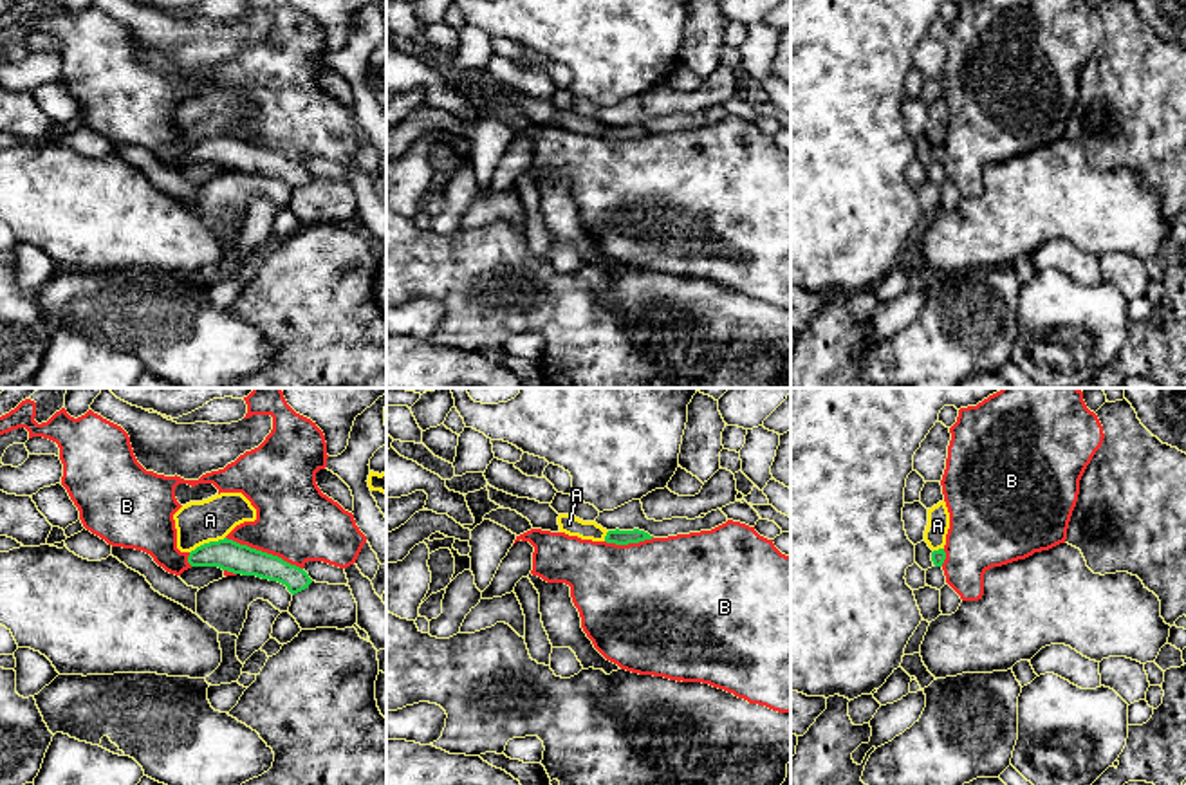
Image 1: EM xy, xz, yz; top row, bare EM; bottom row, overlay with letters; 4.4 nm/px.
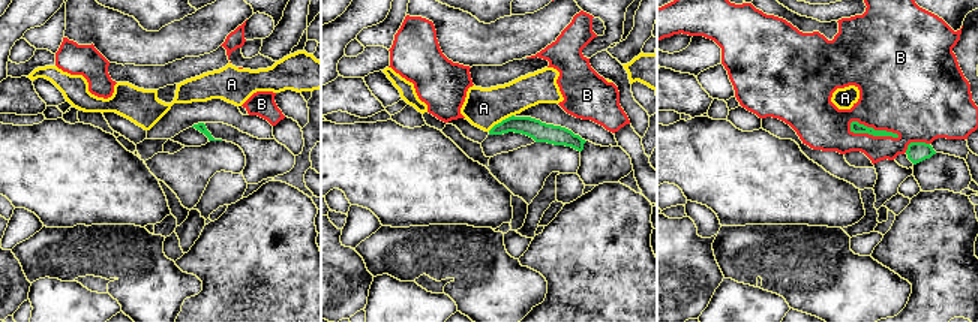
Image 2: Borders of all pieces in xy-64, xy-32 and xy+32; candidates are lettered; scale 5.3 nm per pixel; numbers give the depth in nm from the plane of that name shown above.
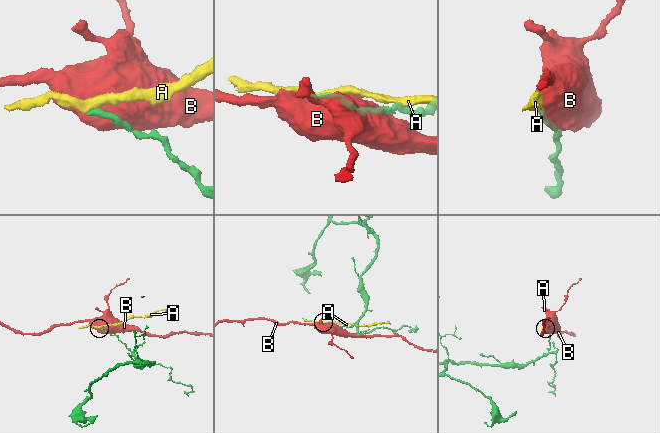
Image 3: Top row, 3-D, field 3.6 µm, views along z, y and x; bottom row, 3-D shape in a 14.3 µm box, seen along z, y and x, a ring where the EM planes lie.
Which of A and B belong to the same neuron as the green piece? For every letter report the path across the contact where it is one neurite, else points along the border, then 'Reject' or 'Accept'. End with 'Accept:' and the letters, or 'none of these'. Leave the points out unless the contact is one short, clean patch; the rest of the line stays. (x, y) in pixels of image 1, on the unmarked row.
A: Boundary: xy (224, 132), (204, 138), (190, 148). Reject
B: Reject
Accept: none of these

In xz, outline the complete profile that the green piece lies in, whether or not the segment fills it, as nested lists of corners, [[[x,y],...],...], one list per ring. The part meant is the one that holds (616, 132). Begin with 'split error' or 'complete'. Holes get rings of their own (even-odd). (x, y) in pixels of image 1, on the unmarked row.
complete; [[[634,125],[634,126],[608,126],[605,132],[607,139],[616,139],[616,141],[628,141],[628,139],[639,139],[644,135],[652,135],[653,132],[650,132],[644,126]]]

